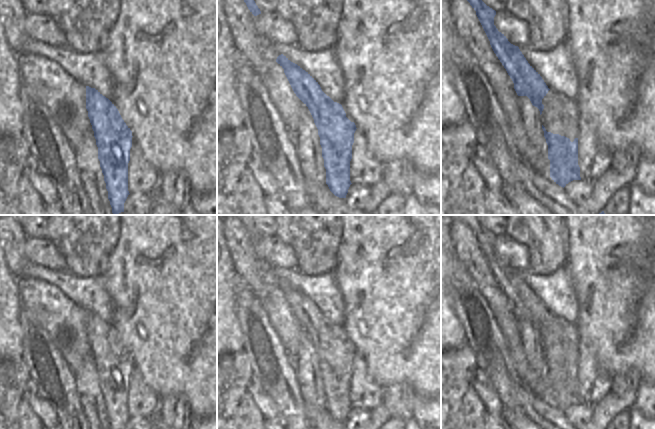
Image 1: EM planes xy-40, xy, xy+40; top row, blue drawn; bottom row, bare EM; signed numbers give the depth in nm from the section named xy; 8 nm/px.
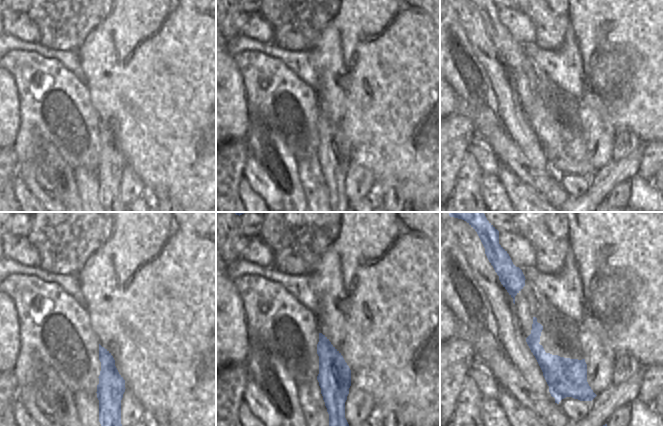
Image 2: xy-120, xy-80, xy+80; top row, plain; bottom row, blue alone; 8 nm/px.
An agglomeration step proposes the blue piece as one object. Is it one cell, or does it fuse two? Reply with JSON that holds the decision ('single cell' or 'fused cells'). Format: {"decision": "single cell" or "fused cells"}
{"decision": "fused cells"}

